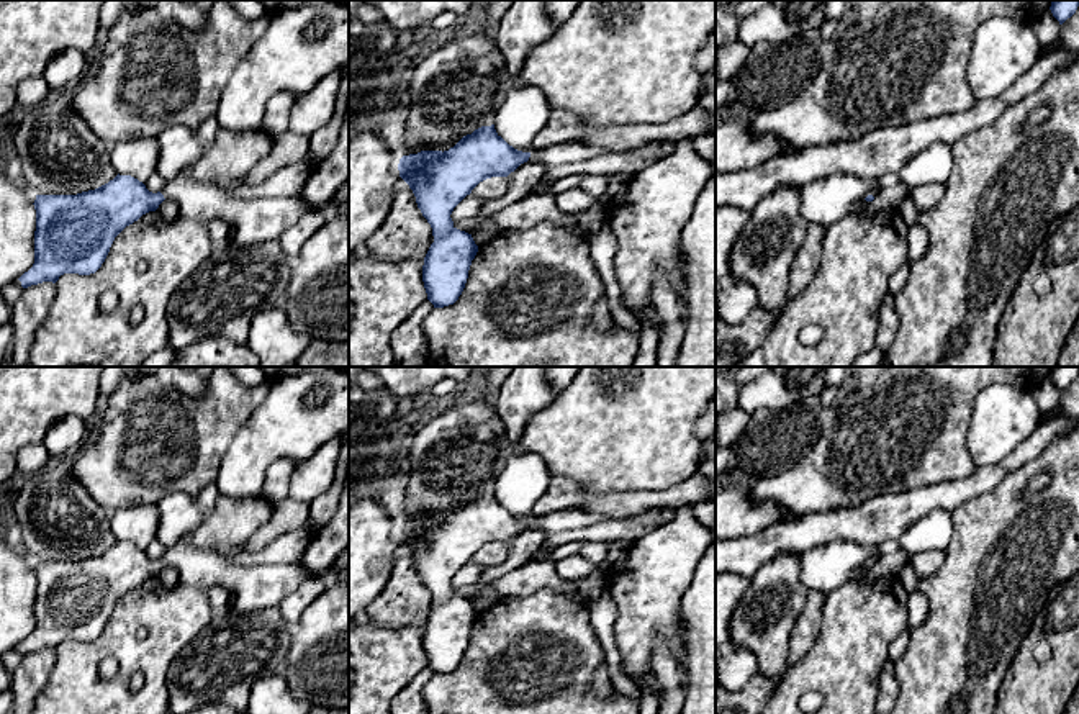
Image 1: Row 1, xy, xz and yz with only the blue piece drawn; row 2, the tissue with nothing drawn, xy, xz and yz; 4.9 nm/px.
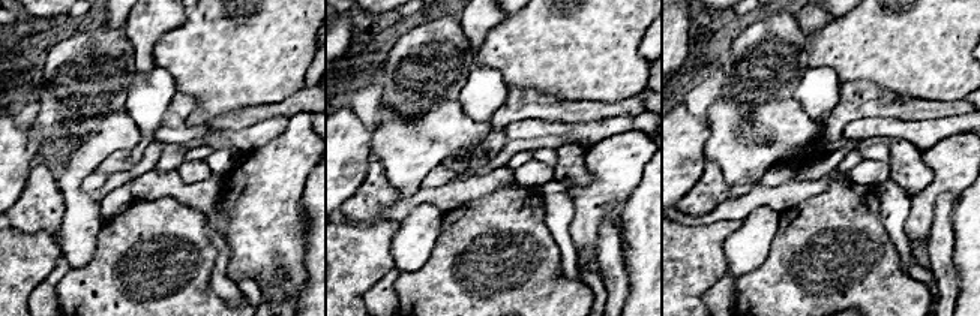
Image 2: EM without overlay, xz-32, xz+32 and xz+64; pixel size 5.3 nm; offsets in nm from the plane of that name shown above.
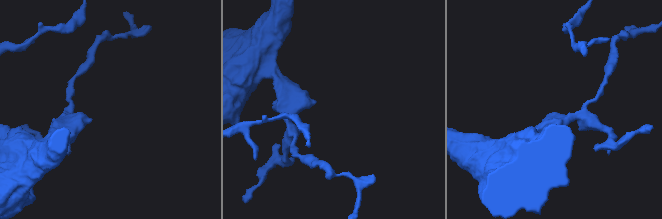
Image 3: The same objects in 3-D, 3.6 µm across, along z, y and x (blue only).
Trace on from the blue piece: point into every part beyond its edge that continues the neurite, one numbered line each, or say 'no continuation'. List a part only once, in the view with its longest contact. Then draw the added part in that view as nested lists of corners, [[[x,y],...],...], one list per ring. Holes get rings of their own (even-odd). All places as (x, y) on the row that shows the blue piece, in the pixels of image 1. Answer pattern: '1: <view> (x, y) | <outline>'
1: xz (568, 153) | [[[565,142],[565,144],[549,146],[540,151],[530,151],[529,160],[540,162],[545,167],[553,167],[562,164],[589,160],[603,154],[607,154],[607,151],[598,149],[586,142]]]

